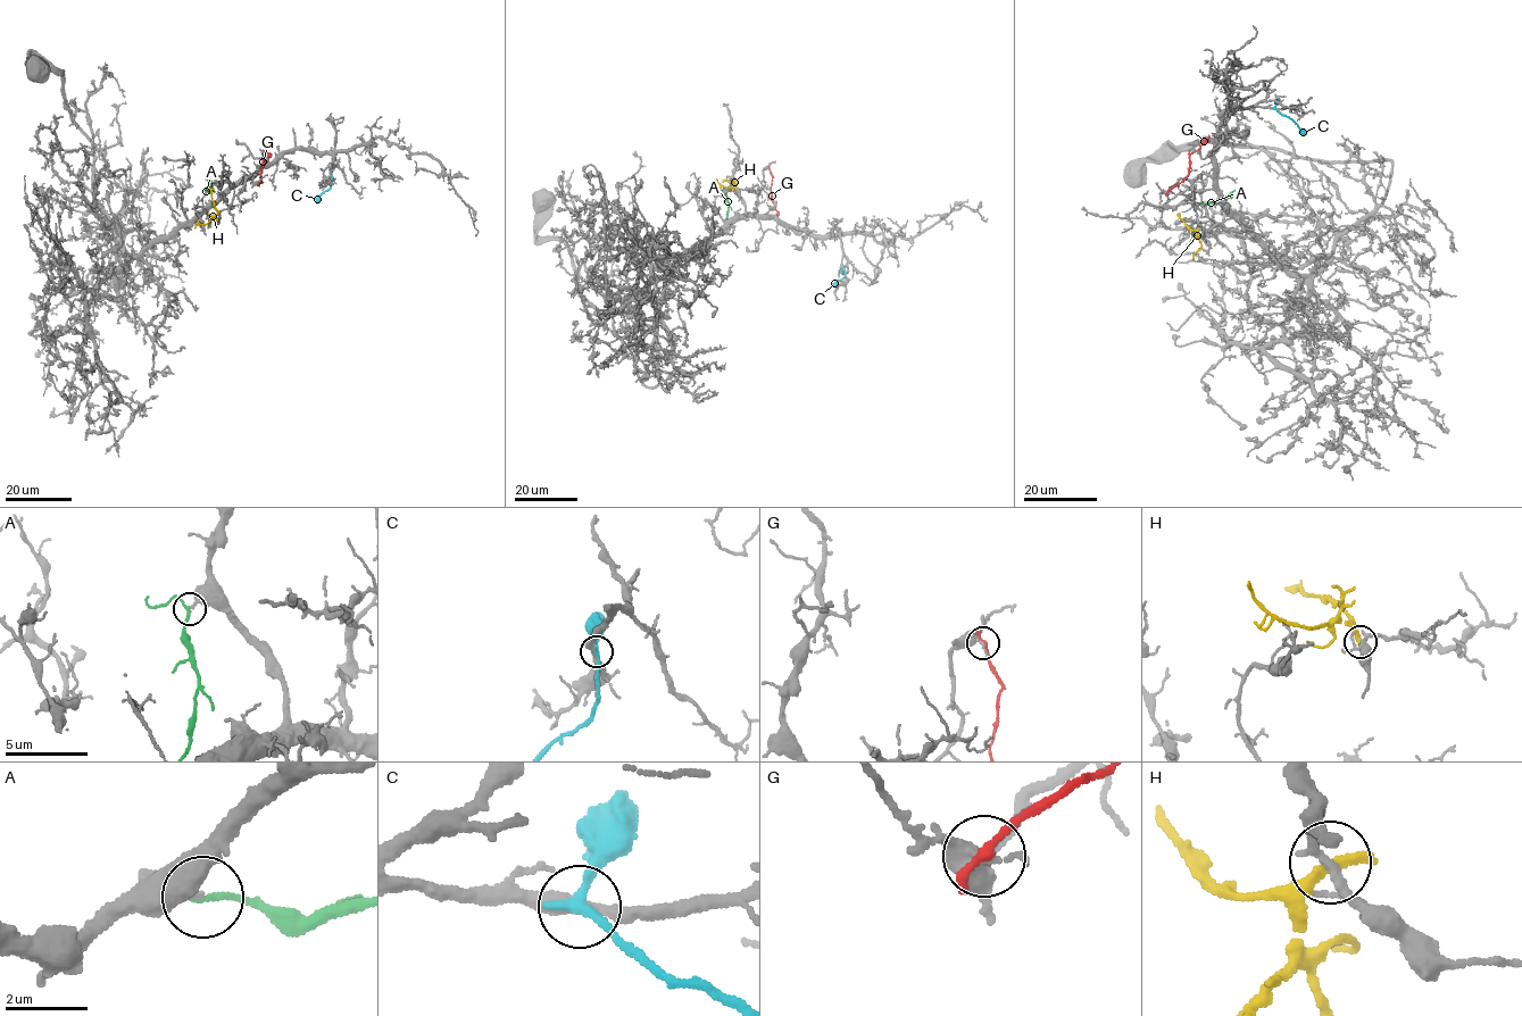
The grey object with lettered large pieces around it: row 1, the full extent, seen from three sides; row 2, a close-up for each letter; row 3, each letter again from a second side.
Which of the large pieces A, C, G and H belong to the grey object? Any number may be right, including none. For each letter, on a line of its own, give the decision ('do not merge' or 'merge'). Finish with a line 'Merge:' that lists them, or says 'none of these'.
A: do not merge
C: do not merge
G: do not merge
H: do not merge
Merge: none of these

